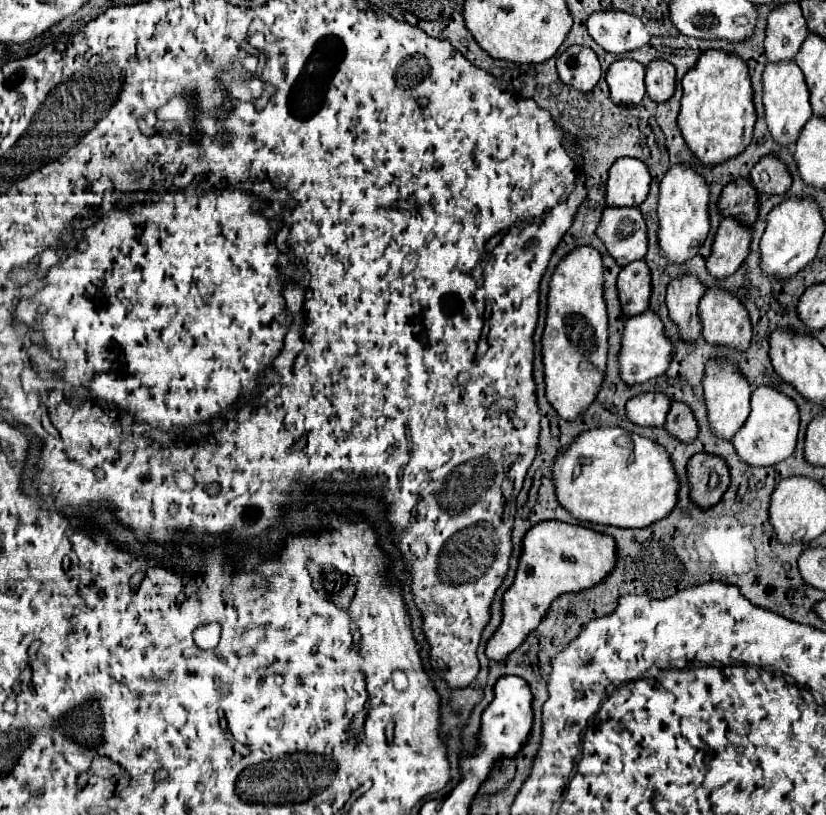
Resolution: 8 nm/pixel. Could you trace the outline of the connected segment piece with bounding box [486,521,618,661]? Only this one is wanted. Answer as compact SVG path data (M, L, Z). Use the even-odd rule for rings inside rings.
M544 521L526 533L524 549L518 565L514 585L504 595L502 625L488 641L486 655L494 661L506 661L506 657L518 649L524 639L546 617L550 603L564 593L578 593L602 583L616 567L616 541L606 533L596 533L586 527L576 527L560 521Z

